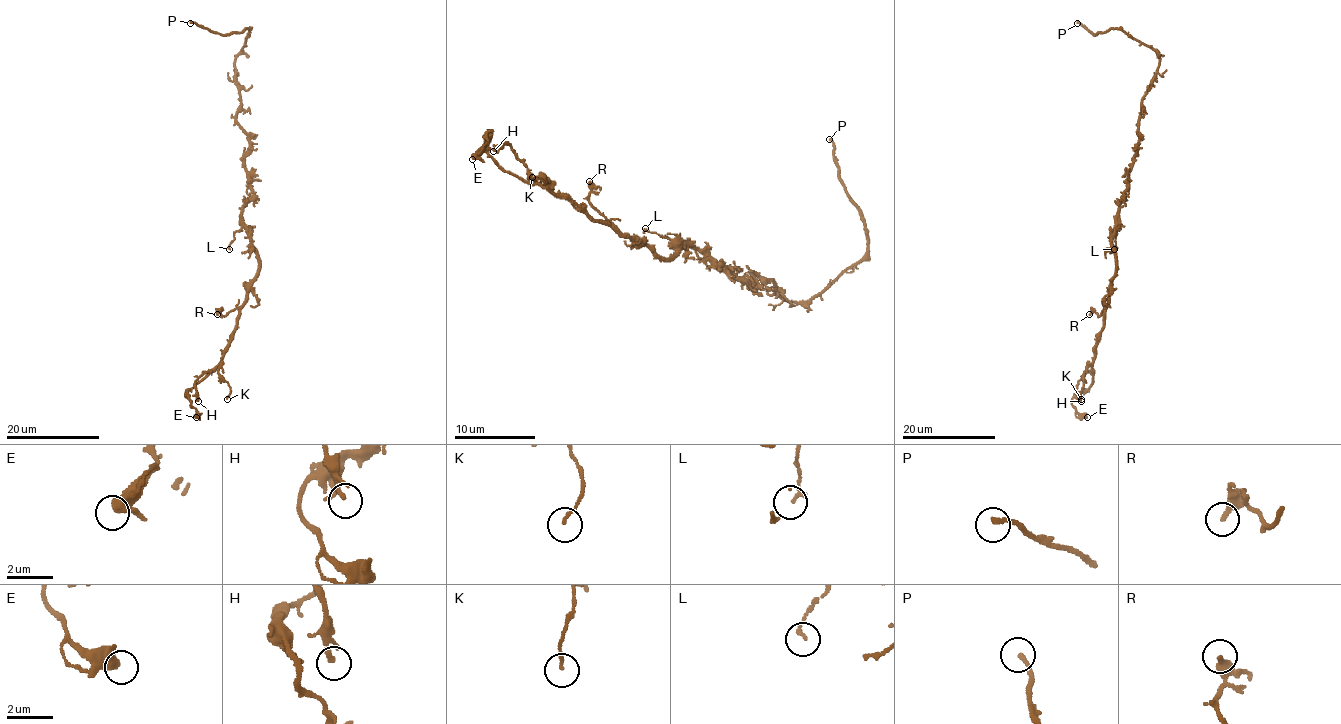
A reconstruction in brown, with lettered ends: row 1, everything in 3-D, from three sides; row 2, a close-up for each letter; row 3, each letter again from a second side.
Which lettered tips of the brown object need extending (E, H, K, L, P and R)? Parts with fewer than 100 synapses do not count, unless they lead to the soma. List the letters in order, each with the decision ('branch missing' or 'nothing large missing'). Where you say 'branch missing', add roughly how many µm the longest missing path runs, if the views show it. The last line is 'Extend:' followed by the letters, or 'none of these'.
E: nothing large missing
H: nothing large missing
K: nothing large missing
L: nothing large missing
P: branch missing; about 30 µm are missing
R: nothing large missing
Extend: P

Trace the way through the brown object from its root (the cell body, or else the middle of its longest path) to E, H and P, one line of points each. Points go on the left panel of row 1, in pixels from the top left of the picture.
E: (253, 193), (244, 206), (242, 222), (256, 254), (258, 275), (220, 364), (186, 390), (196, 417)
H: (253, 193), (244, 206), (242, 222), (256, 254), (258, 275), (239, 312), (222, 361), (195, 382), (198, 401)
P: (253, 193), (245, 160), (249, 134), (236, 119), (240, 99), (235, 66), (249, 29), (221, 35), (190, 23)

